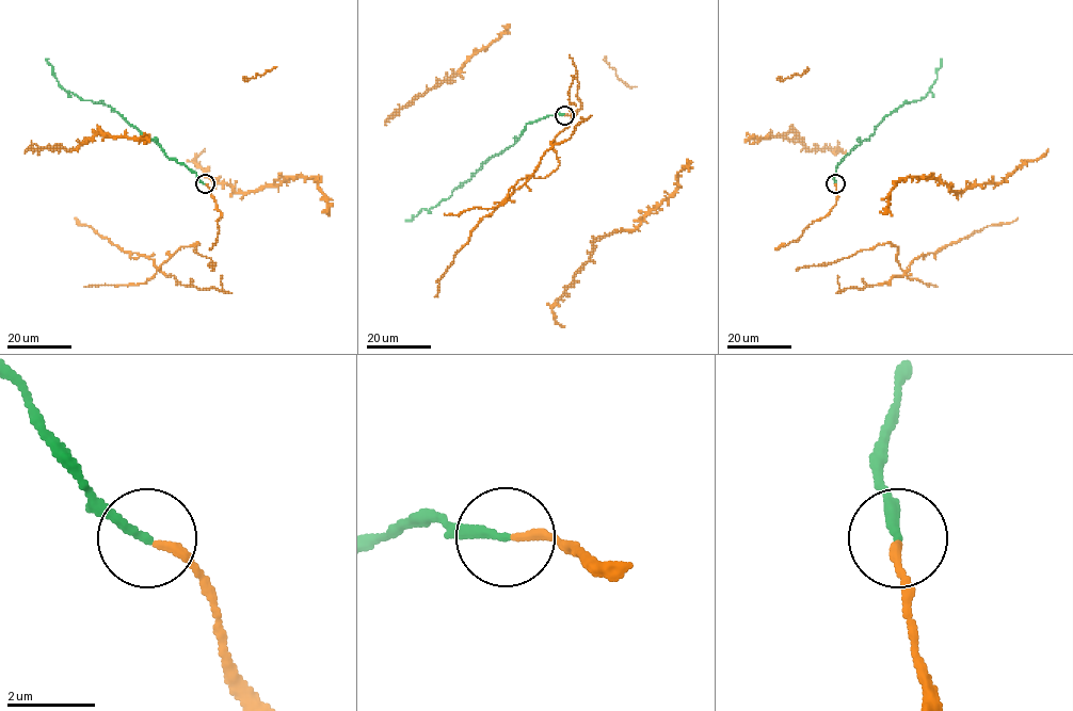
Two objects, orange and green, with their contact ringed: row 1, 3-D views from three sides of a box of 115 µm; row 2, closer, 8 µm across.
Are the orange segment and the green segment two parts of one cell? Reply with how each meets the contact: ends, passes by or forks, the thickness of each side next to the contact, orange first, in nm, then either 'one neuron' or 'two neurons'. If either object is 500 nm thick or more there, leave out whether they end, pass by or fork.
orange ends there; green ends there; 200 nm thick on the orange side, 200 nm on the other; one neuron

